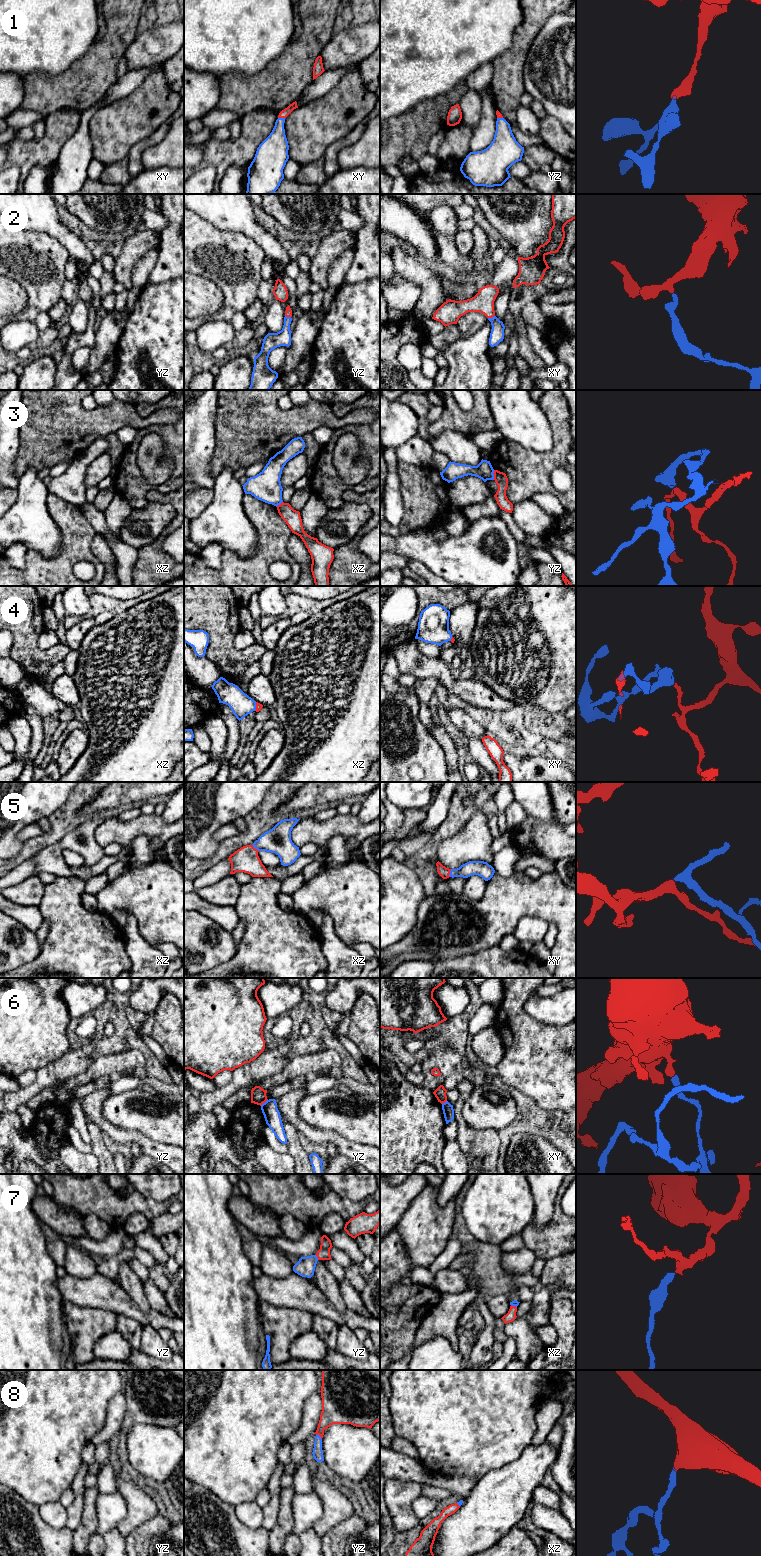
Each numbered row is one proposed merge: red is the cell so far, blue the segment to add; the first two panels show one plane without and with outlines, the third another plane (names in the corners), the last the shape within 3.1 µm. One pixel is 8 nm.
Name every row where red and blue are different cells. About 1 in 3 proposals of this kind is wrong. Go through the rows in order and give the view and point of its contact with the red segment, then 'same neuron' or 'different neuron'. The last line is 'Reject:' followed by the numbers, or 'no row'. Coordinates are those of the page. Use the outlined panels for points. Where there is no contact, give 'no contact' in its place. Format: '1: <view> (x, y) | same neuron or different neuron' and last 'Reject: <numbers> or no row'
1: xy (281, 117) | same neuron
2: xy (491, 317) | same neuron
3: yz (494, 475) | different neuron
4: xz (256, 706) | same neuron
5: xz (254, 848) | same neuron
6: yz (263, 1102) | different neuron
7: yz (317, 1257) | same neuron
8: yz (319, 1435) | same neuron
Reject: 3, 6

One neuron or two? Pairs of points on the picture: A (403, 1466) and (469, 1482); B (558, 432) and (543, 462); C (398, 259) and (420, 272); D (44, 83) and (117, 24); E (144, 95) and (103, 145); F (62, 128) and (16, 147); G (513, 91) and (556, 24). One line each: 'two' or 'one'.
A: one
B: one
C: one
D: one
E: one
F: one
G: two

